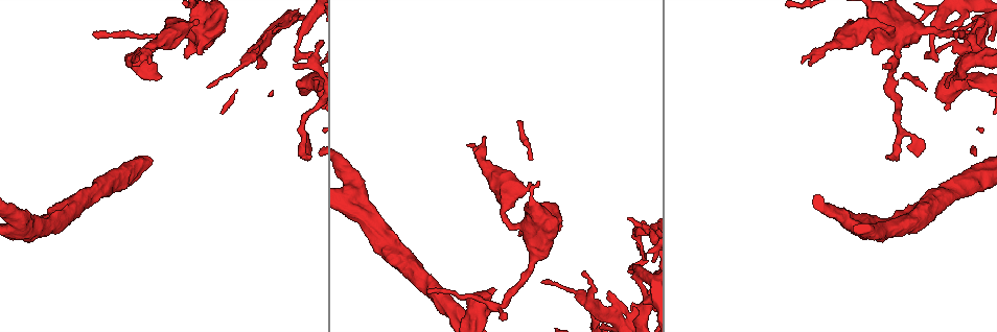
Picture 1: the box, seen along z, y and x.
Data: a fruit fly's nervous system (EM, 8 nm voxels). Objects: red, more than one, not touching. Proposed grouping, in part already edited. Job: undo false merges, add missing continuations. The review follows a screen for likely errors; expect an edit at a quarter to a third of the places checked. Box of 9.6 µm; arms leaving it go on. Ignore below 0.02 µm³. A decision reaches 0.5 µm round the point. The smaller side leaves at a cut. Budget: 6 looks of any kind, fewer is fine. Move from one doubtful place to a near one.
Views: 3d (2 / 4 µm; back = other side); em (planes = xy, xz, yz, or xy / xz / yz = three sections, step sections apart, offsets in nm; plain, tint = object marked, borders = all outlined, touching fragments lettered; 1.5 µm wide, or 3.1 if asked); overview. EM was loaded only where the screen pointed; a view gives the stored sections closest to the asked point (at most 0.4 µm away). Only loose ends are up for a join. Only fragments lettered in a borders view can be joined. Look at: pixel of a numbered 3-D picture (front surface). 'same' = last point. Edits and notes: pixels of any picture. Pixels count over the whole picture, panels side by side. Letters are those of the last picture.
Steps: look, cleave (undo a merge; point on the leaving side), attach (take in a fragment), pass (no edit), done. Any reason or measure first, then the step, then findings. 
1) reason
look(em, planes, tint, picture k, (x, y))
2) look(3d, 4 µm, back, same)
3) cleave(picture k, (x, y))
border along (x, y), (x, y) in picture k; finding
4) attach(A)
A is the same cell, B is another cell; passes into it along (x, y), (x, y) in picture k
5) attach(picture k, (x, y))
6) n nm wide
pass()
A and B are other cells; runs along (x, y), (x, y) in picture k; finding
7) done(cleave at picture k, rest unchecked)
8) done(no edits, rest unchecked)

free end
look(em, planes, plain, picture 1, (883, 64))

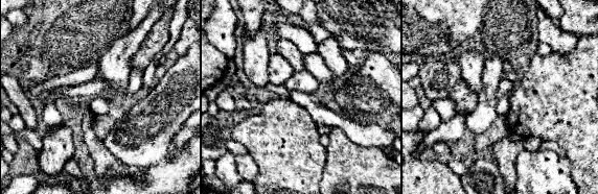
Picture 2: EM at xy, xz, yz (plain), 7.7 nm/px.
look(em, planes, borders, same)

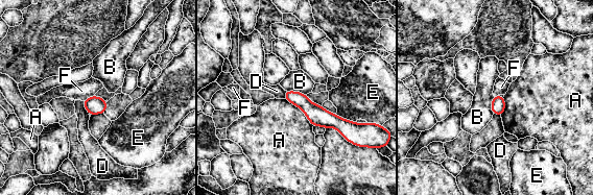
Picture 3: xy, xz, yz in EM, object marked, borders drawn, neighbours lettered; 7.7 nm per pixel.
110 nm wide
pass()
A, B, D, E and F are other cells; runs along (288, 93), (319, 117), (350, 128) in picture 3; none of them fits

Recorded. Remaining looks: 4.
thin end
look(em, planes, borders, picture 1, (889, 157))

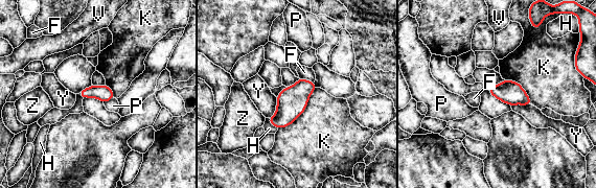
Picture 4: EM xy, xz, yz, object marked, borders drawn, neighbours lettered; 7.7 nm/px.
pass()
F, H, K, P, V, Y and Z are other cells; border along (316, 87), (305, 109), (278, 128) in picture 4; none of them fits

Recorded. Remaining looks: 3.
tapers out
look(3d, 4 µm, picture 1, (207, 86))

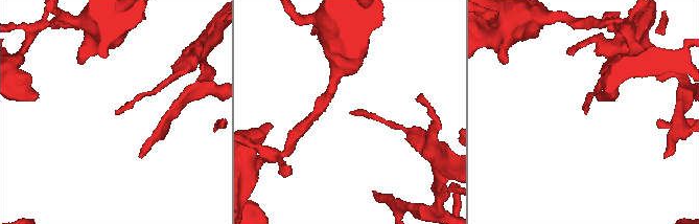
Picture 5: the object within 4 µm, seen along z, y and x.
now the EM
look(em, planes, plain, picture 5, (118, 113))

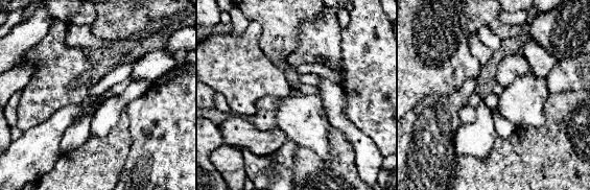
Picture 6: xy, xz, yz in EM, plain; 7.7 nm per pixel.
what lies round it
look(em, planes, borders, same)

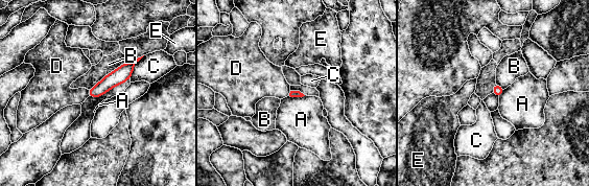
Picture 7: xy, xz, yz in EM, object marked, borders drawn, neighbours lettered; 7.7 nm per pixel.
pass()
A, B, C, D and E are other cells; border along (305, 95), (289, 96) in picture 7; no lettered fragment goes on from it

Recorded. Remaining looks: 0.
done(no edits, rest unchecked)

